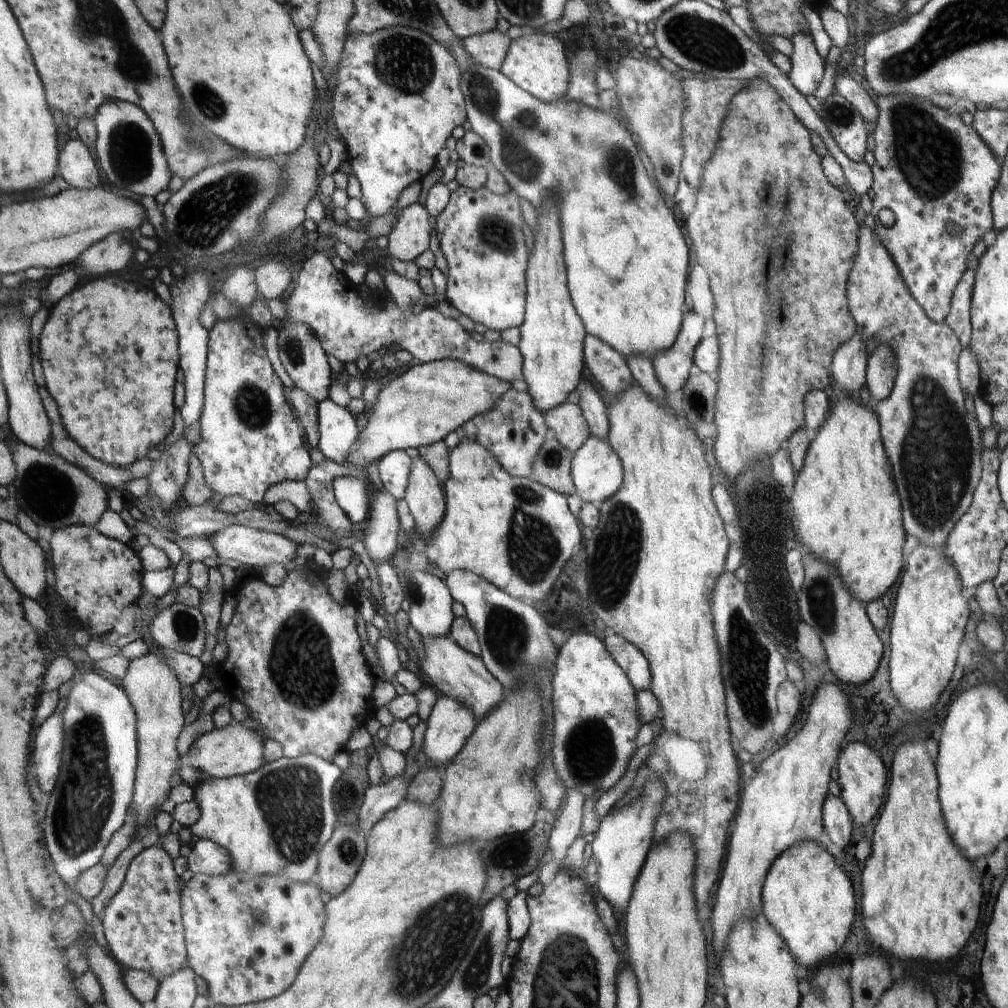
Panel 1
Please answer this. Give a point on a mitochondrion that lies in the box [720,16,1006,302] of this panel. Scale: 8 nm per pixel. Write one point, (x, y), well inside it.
(929, 154)

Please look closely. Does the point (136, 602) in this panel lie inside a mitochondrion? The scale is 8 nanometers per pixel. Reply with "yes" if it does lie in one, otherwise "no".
no

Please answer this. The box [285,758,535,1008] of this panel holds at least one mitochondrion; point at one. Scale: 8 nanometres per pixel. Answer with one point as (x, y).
(427, 960)

